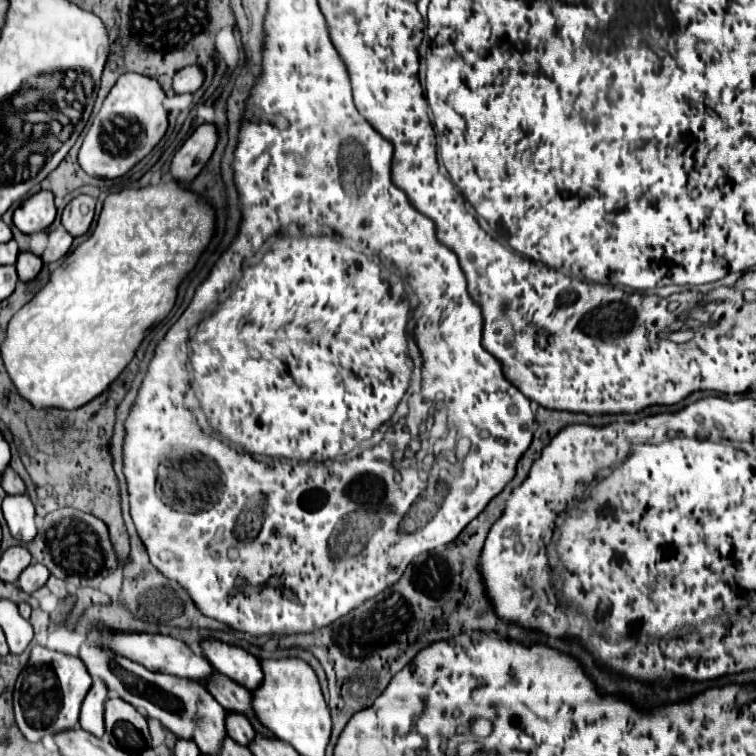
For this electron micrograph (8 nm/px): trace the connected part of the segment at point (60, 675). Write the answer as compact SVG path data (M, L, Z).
M34 646L26 670L20 672L14 690L14 714L18 728L30 742L38 742L46 734L74 728L78 724L82 700L90 686L92 678L78 656Z

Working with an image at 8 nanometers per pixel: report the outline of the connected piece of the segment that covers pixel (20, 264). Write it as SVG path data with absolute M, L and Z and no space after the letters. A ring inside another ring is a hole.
M20 252L18 254L18 262L16 262L16 270L22 282L30 282L38 276L42 268L42 260L38 256L34 256L32 252Z

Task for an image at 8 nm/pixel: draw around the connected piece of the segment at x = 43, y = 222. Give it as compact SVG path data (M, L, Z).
M48 190L32 194L14 210L14 224L24 234L46 230L54 222L54 218L56 218L54 194Z

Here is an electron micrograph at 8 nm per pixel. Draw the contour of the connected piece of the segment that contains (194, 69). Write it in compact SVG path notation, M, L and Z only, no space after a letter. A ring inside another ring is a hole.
M196 64L186 66L178 72L178 76L174 76L174 90L176 94L184 94L184 92L196 92L202 84L204 84L204 70Z

